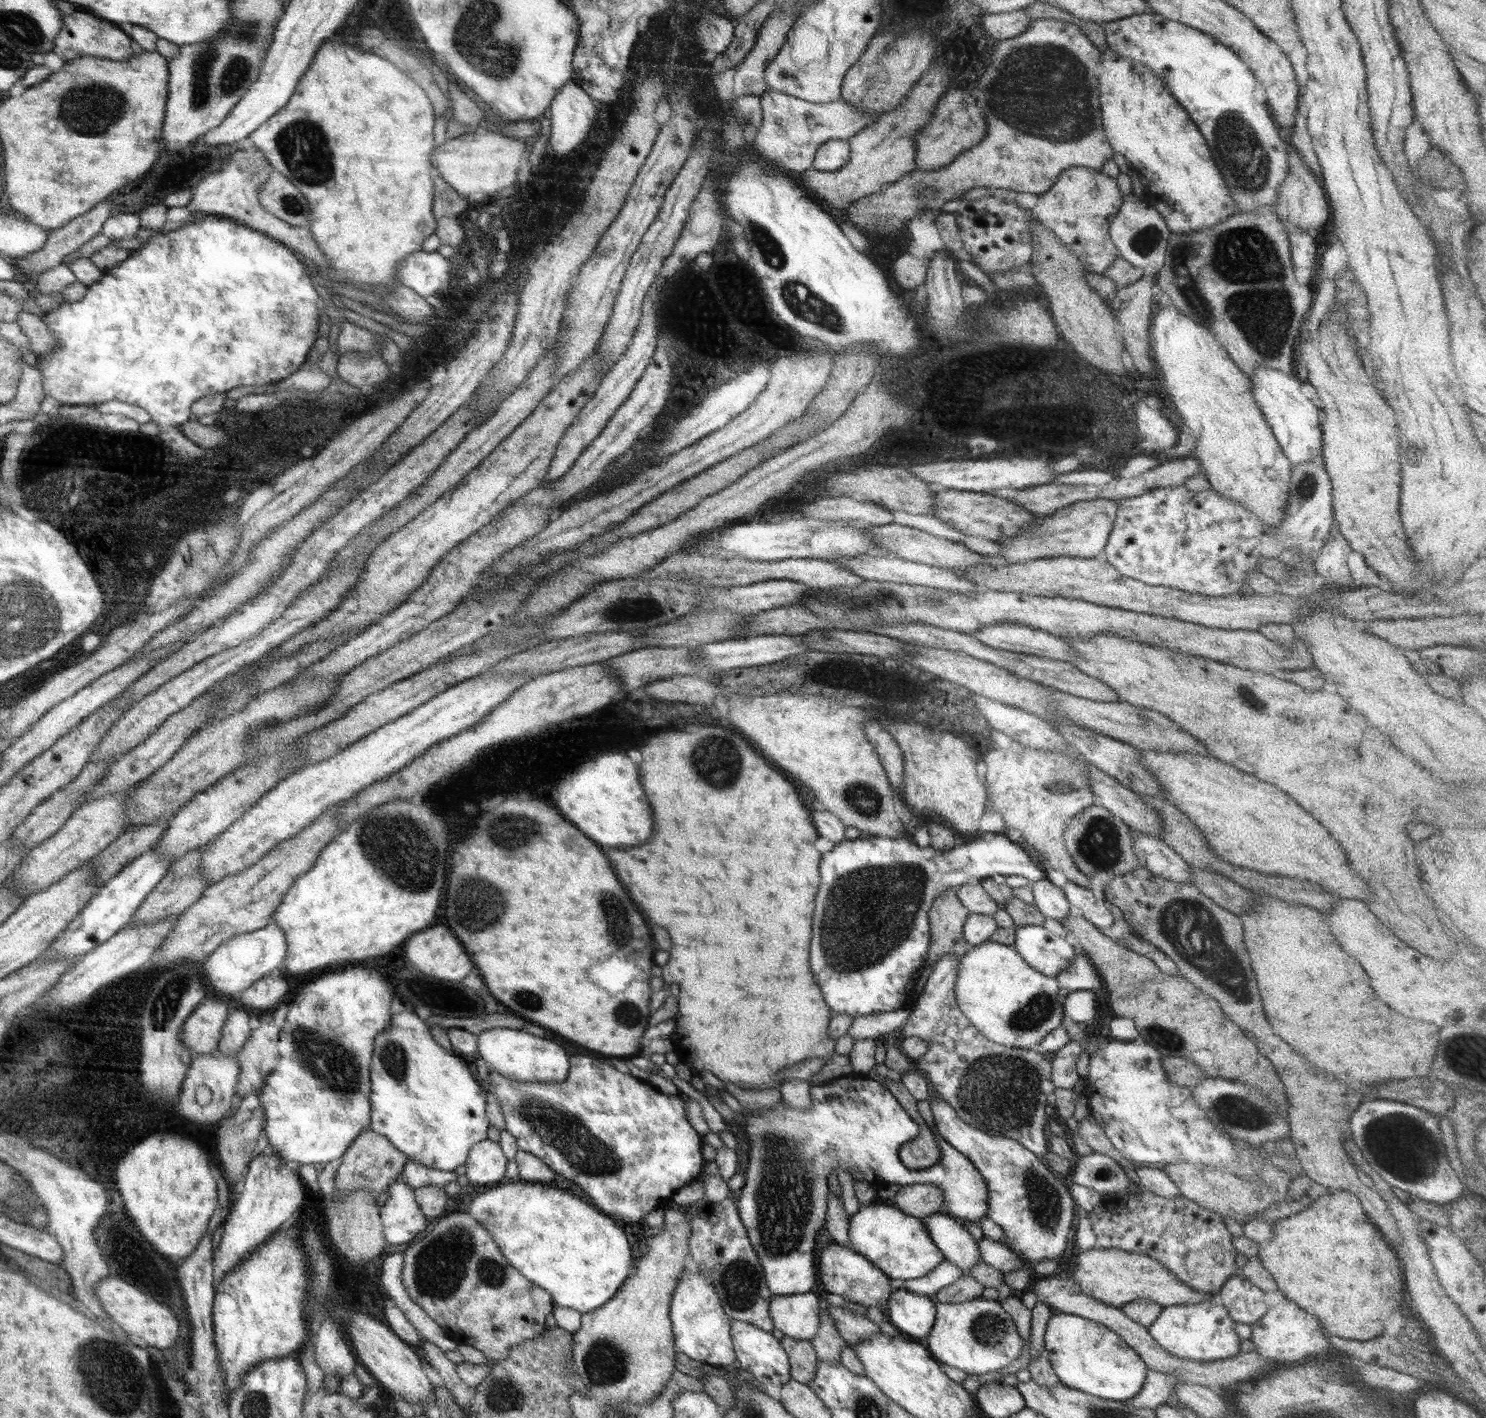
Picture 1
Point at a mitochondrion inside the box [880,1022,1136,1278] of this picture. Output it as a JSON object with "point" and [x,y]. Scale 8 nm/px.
{"point":[1000,1092]}

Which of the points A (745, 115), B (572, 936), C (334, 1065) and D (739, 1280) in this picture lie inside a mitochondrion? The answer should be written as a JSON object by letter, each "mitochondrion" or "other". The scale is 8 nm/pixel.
{"A":"mitochondrion","B":"other","C":"mitochondrion","D":"mitochondrion"}

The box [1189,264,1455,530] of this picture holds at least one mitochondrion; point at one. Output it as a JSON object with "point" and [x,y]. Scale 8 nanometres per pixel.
{"point":[1308,484]}

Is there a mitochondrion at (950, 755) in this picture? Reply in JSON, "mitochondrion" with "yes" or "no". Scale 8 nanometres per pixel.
{"mitochondrion":"no"}

